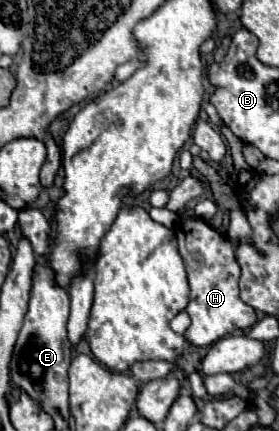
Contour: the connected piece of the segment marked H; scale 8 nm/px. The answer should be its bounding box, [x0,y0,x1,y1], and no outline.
[177,217,257,347]

